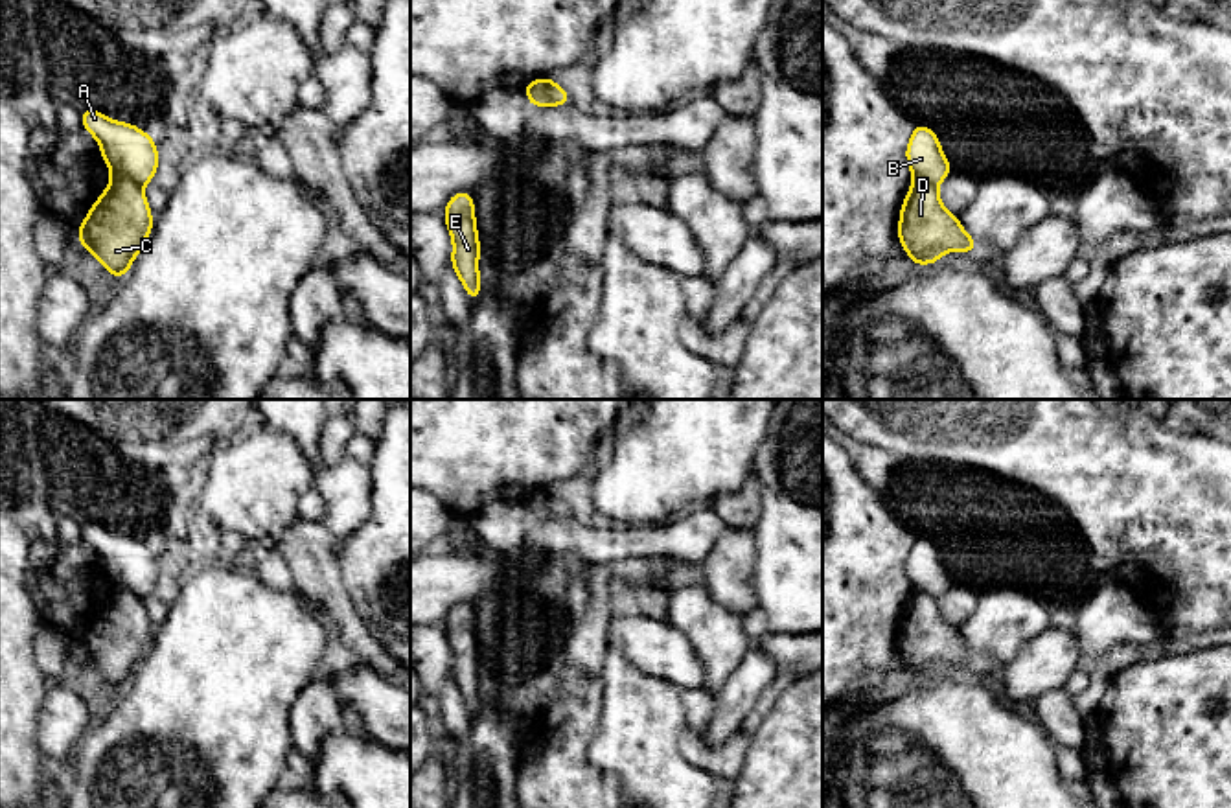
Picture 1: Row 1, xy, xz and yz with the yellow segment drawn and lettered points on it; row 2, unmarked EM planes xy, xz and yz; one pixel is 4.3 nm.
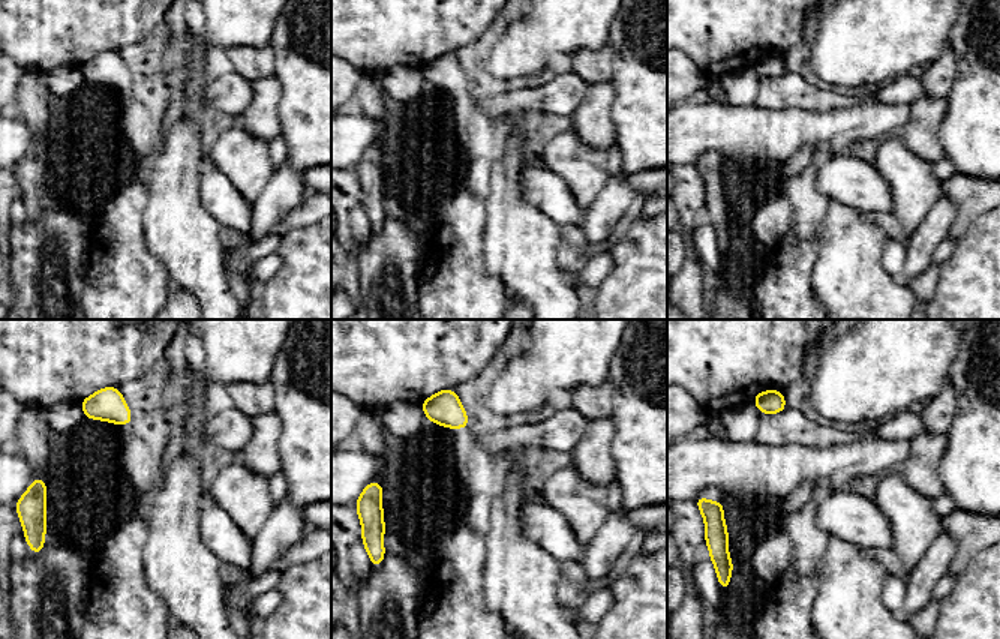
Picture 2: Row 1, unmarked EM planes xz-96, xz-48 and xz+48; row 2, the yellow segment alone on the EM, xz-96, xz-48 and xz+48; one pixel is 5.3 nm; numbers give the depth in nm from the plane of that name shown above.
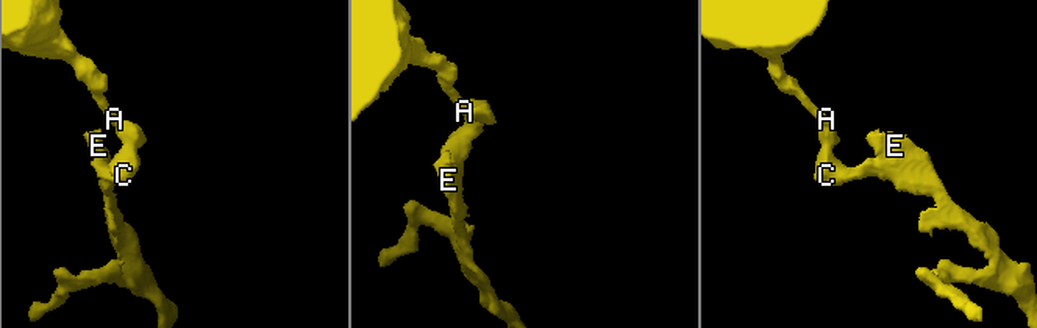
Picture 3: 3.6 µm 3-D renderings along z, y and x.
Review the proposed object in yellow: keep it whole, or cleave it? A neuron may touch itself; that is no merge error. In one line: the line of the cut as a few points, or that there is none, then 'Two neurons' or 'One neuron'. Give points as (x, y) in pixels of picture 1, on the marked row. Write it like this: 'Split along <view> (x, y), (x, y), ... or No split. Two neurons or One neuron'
Split along xy (113, 177), (124, 177), (140, 186). Two neurons

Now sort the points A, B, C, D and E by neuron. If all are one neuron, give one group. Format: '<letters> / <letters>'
A B / C D E

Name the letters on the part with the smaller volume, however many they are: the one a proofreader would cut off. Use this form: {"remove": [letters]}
{"remove": ["C", "D", "E"]}

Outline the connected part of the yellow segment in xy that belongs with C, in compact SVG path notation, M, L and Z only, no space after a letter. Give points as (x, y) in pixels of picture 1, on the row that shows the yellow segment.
M110 179L103 195L77 226L79 245L96 256L110 276L123 278L153 230L142 186Z

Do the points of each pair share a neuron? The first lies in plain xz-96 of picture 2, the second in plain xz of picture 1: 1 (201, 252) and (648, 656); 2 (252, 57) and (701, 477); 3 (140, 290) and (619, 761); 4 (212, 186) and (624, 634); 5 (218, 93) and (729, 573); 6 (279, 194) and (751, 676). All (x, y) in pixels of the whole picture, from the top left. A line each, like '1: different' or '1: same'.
1: different
2: different
3: different
4: same
5: different
6: same

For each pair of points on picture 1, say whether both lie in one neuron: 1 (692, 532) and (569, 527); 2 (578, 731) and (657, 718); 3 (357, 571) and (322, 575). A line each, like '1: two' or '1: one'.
1: one
2: two
3: two

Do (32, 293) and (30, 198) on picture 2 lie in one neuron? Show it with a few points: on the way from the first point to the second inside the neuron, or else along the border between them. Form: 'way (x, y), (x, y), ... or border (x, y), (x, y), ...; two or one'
border (45, 210), (33, 219); two

